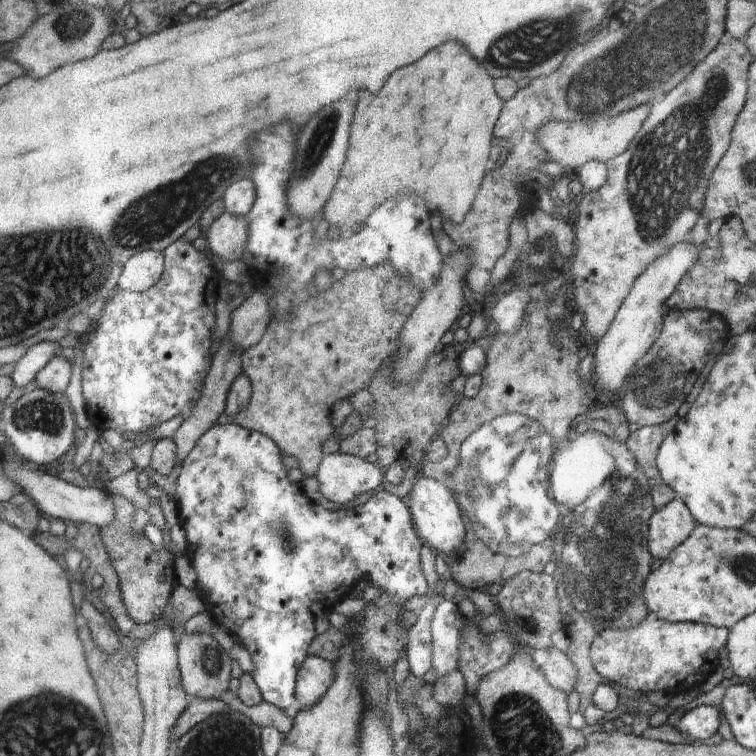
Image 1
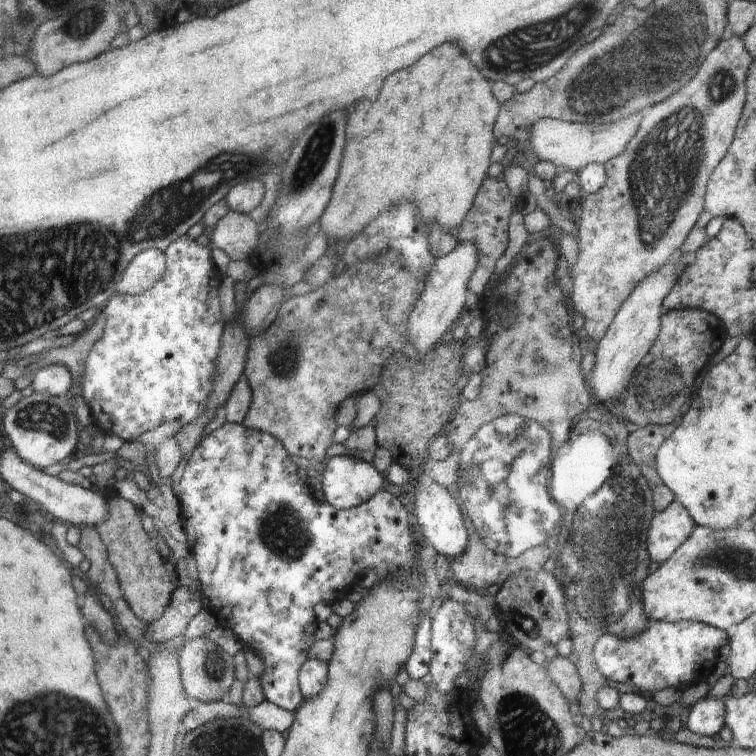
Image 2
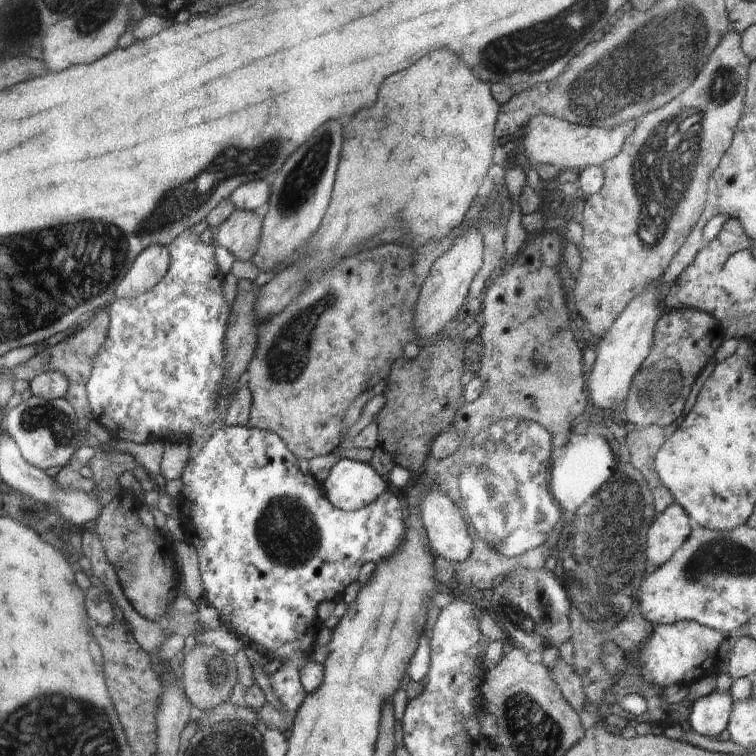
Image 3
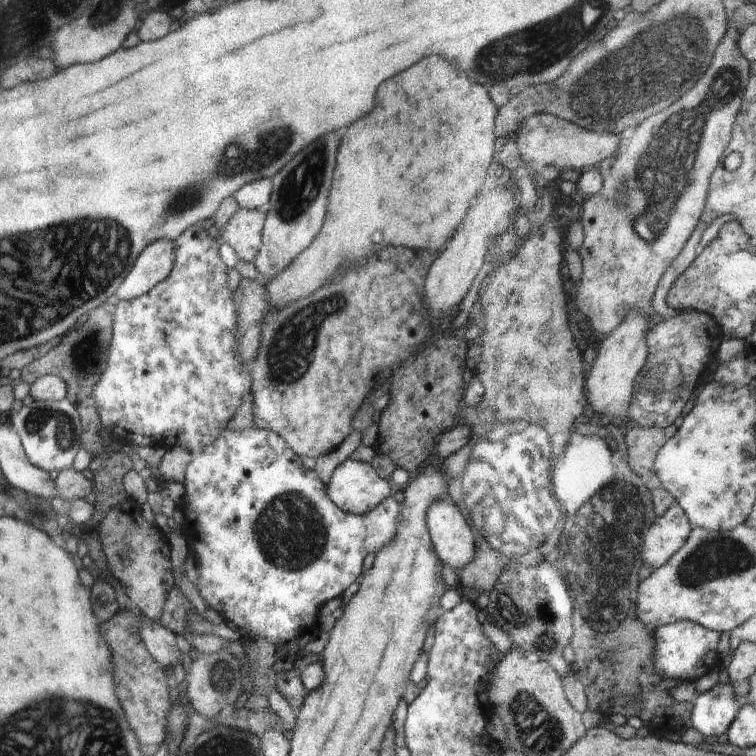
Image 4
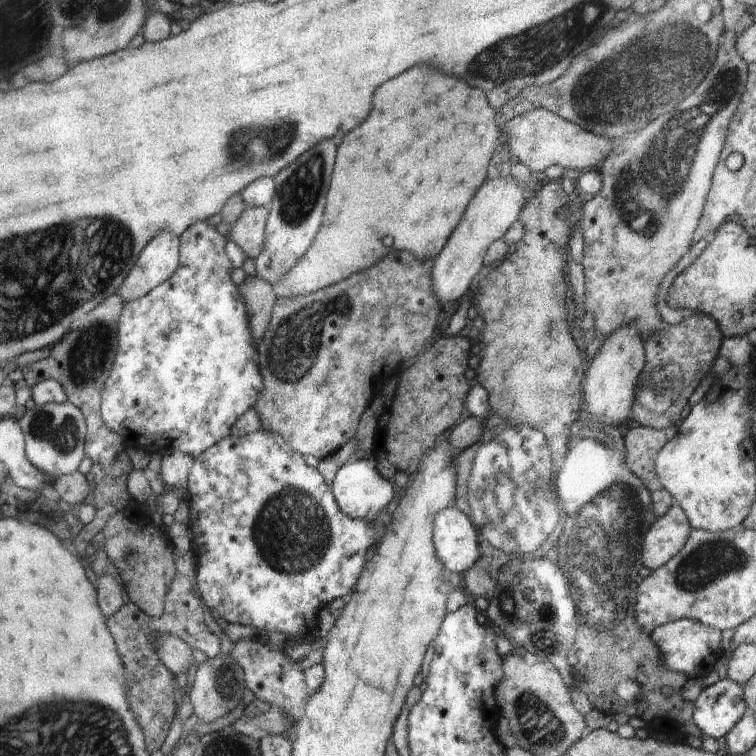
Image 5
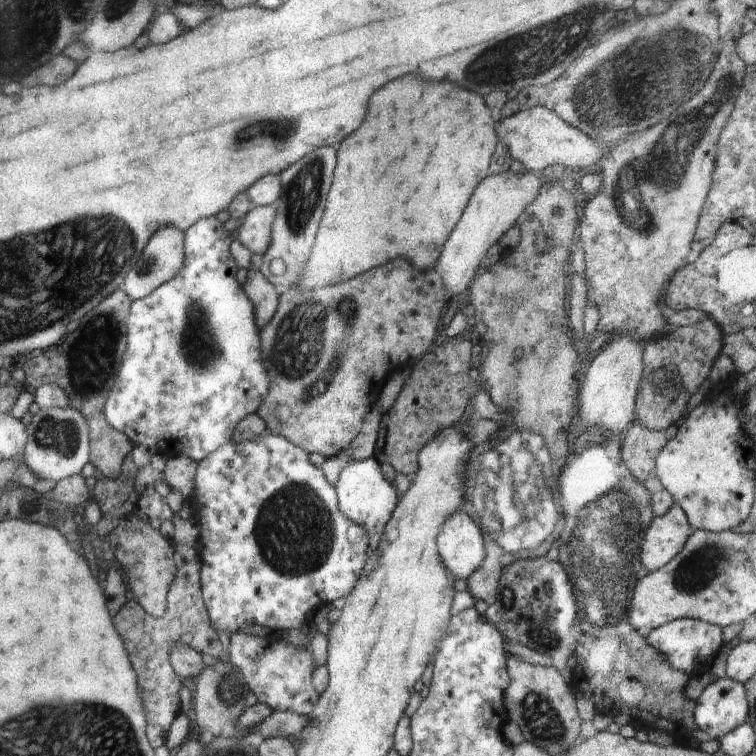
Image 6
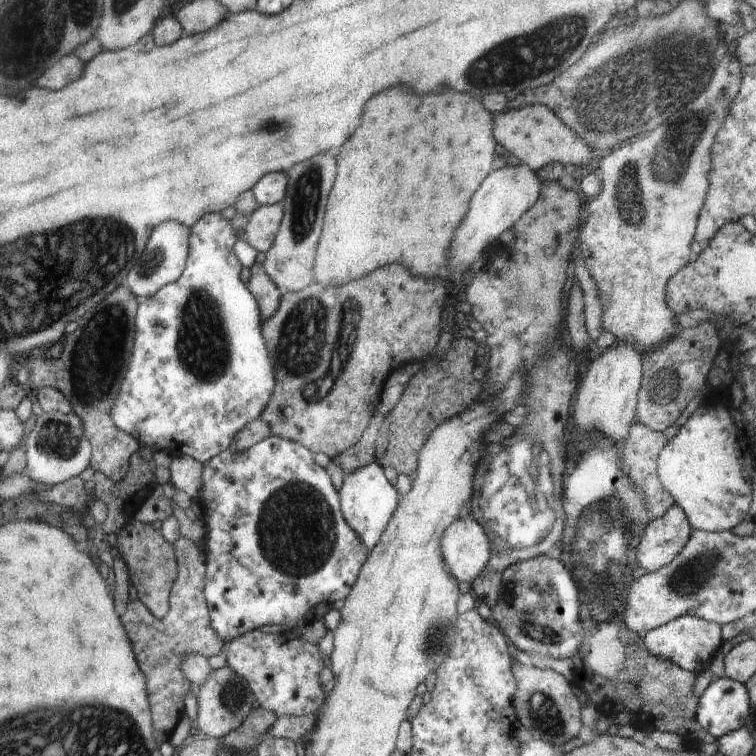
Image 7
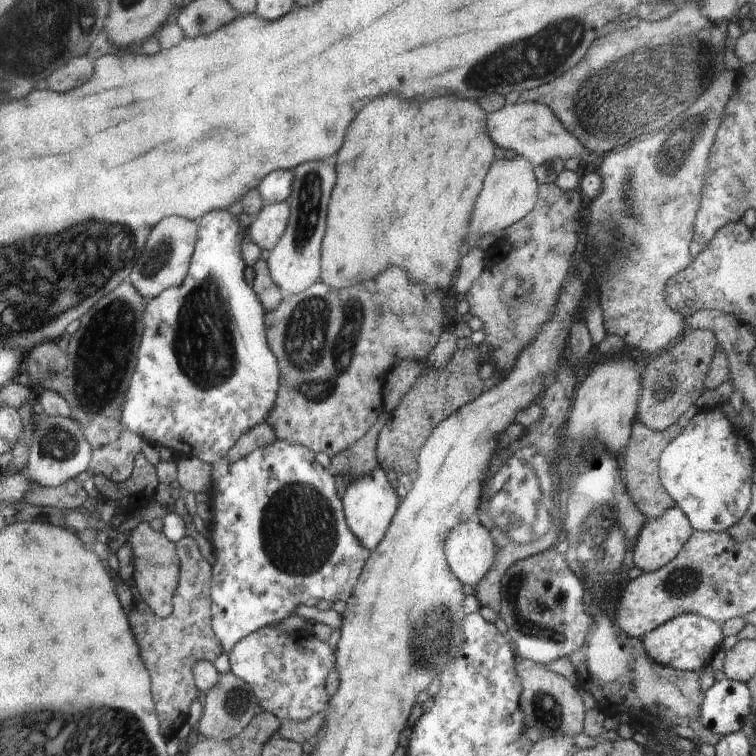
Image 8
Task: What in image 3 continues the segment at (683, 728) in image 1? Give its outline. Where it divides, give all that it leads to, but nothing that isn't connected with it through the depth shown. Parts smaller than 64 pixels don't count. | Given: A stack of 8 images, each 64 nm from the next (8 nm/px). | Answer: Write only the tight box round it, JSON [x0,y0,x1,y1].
[689,690,735,736]

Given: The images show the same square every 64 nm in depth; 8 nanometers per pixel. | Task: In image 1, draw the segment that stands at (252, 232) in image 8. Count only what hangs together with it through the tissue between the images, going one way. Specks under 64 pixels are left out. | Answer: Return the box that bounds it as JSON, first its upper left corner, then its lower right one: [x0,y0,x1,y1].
[203,213,249,261]

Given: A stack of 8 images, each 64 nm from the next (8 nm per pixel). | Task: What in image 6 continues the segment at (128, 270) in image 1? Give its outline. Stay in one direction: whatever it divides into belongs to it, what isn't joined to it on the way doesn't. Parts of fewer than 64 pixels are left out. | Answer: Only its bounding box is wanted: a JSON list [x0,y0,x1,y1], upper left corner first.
[124,226,186,301]

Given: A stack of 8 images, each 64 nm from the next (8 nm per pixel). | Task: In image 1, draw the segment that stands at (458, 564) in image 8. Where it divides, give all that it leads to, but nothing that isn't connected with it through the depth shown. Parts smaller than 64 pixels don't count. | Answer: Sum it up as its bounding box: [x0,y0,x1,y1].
[408,474,467,555]

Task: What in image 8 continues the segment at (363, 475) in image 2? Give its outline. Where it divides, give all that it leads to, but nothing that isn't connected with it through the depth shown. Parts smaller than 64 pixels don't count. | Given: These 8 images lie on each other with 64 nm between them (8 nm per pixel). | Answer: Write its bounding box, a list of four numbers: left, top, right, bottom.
[343,466,399,549]

